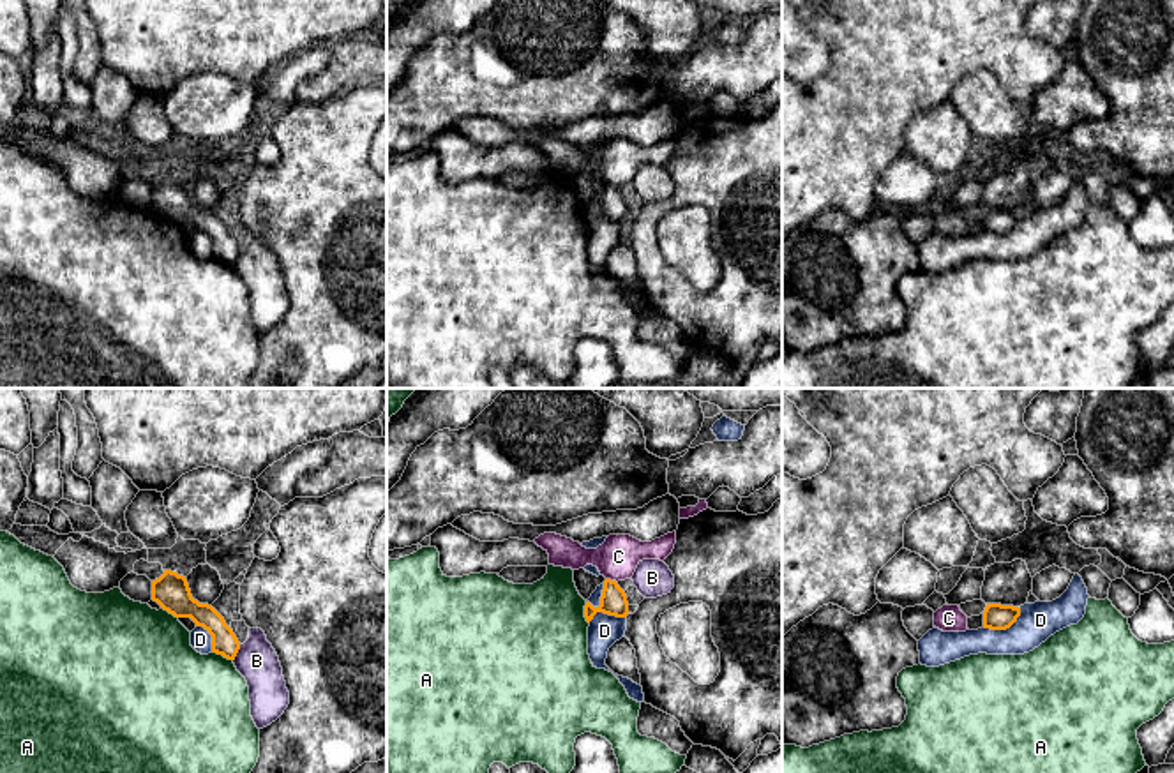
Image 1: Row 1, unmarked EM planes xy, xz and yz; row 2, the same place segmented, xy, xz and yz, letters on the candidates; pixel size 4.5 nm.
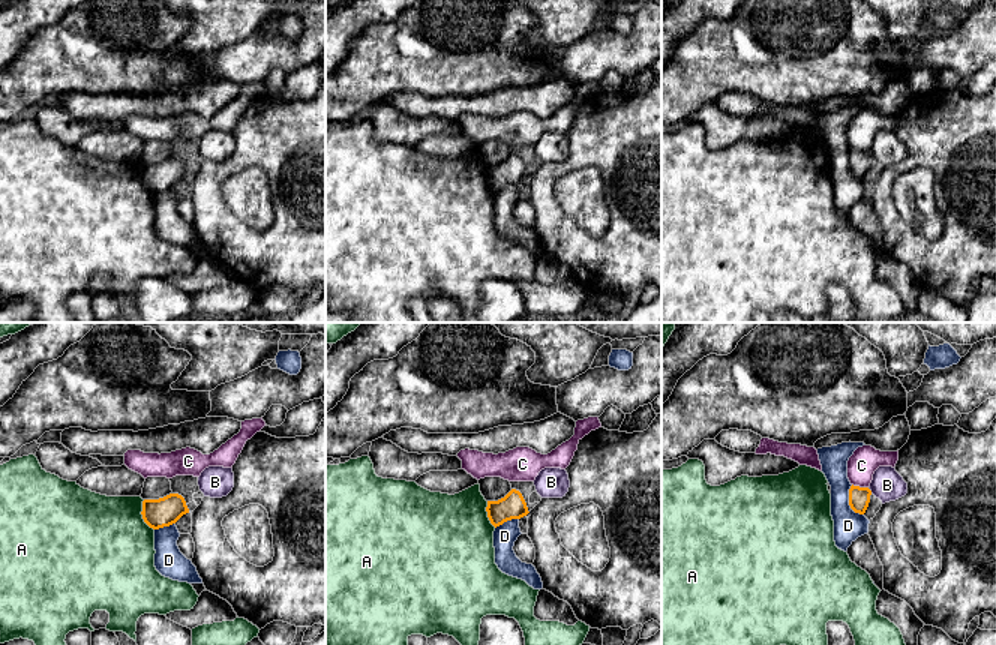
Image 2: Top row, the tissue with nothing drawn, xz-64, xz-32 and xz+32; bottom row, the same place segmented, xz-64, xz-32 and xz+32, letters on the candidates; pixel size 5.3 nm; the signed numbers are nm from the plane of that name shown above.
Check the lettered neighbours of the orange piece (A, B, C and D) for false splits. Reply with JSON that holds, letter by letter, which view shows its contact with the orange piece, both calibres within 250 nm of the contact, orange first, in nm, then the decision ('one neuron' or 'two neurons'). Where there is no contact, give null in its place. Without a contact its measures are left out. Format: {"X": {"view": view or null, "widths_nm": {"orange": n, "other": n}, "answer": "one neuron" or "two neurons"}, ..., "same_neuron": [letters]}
{"A": {"view": "xz", "widths_nm": {"orange": 120, "other": 480}, "answer": "two neurons"}, "B": {"view": "xy", "widths_nm": {"orange": 120, "other": 190}, "answer": "two neurons"}, "C": {"view": "xz", "widths_nm": {"orange": 120, "other": 190}, "answer": "two neurons"}, "D": {"view": "yz", "widths_nm": {"orange": 120, "other": 170}, "answer": "two neurons"}, "same_neuron": []}

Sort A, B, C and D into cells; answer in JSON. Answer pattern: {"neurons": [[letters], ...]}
{"neurons": [["A"], ["B"], ["C"], ["D"]]}

